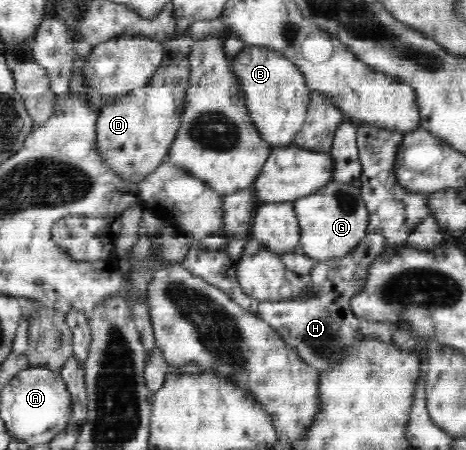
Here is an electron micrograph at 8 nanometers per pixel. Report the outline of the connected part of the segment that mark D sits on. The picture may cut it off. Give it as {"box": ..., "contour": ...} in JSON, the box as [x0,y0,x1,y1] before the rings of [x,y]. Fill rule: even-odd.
{"box":[95,33,194,184],"contour":[[[189,33],[167,39],[163,44],[166,57],[162,64],[155,70],[150,82],[143,87],[119,94],[118,98],[103,107],[98,113],[95,133],[95,150],[99,150],[104,163],[112,169],[119,178],[138,184],[146,175],[155,171],[166,159],[171,143],[177,137],[181,127],[183,107],[187,89],[189,89],[189,54],[194,44]]]}

